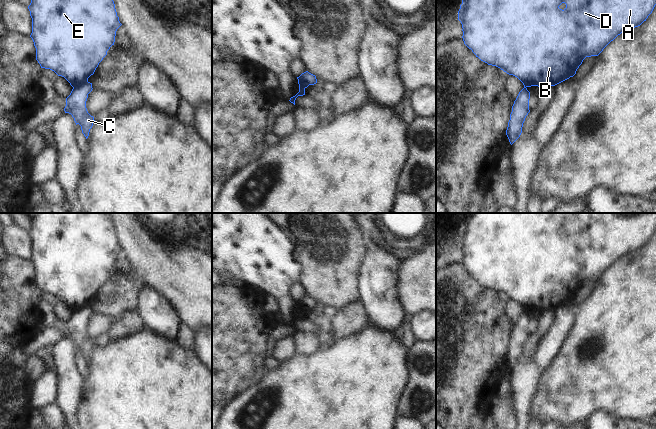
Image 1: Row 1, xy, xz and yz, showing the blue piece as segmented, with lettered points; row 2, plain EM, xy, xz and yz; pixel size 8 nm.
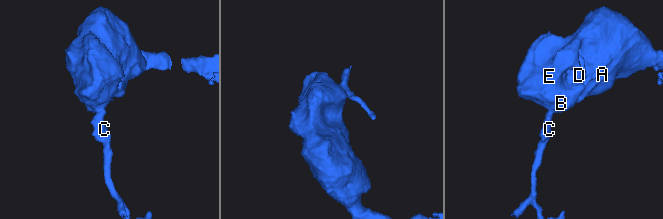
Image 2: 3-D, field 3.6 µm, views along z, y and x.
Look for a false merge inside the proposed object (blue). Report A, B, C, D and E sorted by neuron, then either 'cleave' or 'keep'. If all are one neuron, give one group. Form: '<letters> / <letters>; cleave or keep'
A B D E / C; cleave

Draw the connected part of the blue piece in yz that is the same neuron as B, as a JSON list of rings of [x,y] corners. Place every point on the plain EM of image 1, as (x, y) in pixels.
[[[468,213],[462,221],[458,244],[462,248],[464,268],[481,285],[496,290],[509,299],[517,301],[524,311],[555,310],[576,298],[586,281],[598,280],[603,273],[622,256],[640,250],[656,229],[656,213]]]

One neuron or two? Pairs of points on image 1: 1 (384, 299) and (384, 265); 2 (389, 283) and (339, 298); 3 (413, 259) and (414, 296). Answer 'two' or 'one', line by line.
1: one
2: two
3: one

